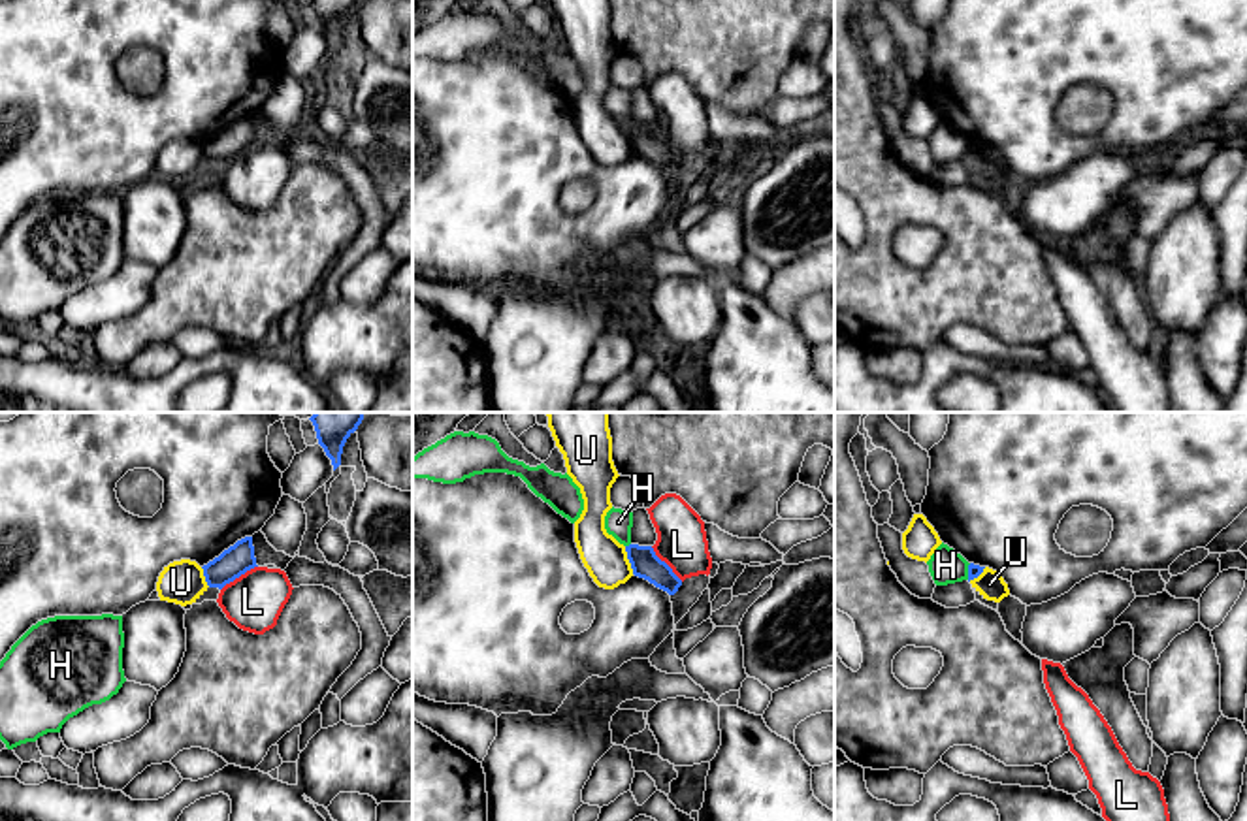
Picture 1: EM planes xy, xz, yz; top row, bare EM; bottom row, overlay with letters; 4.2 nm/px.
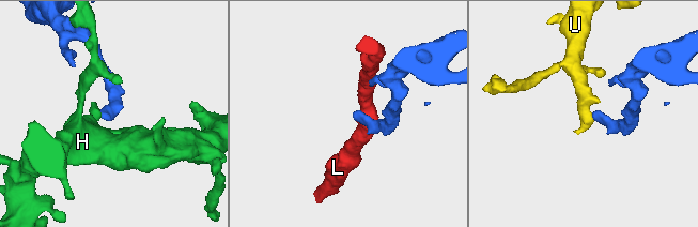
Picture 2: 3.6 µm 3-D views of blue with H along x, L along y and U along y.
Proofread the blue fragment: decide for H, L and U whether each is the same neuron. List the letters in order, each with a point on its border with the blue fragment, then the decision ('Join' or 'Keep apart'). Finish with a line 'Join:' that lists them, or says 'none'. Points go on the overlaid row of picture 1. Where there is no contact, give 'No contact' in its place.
H: Touches blue at xz (630, 545). Keep apart
L: Touches blue at xy (238, 577). Keep apart
U: Touches blue at xz (628, 558). Keep apart
Join: none

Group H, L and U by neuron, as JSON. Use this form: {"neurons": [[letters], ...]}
{"neurons": [["H"], ["L"], ["U"]]}

